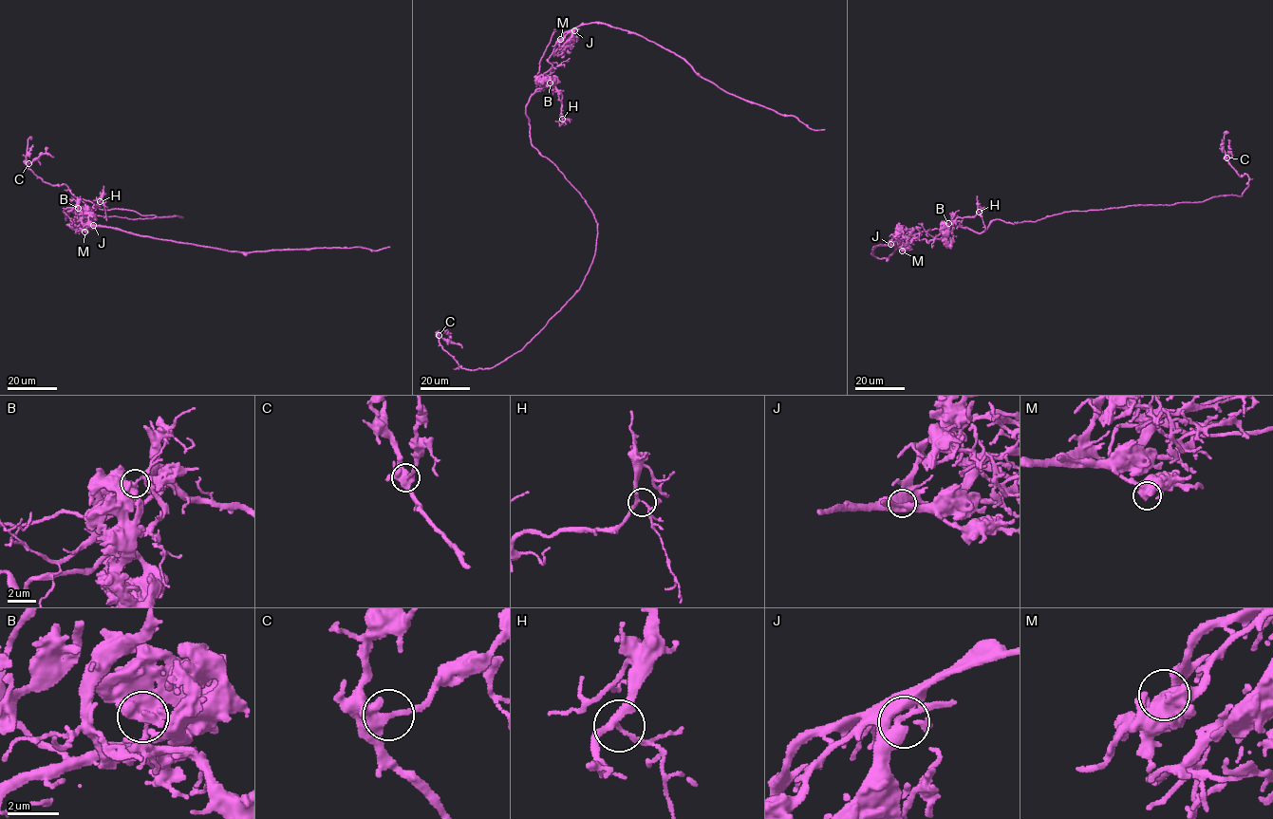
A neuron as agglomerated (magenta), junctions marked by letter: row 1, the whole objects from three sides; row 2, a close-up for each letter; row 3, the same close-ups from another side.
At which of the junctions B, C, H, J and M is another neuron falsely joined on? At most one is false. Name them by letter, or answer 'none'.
B

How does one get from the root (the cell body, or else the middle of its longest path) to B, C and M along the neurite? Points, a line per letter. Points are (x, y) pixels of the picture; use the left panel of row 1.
B: (71, 208), (65, 219), (65, 214), (78, 208)
C: (71, 208), (83, 214), (130, 219), (183, 217), (101, 209), (77, 198), (65, 184), (46, 182), (28, 163)
M: (71, 208), (65, 219), (77, 207), (75, 217), (82, 223), (74, 221), (89, 226), (84, 232)

